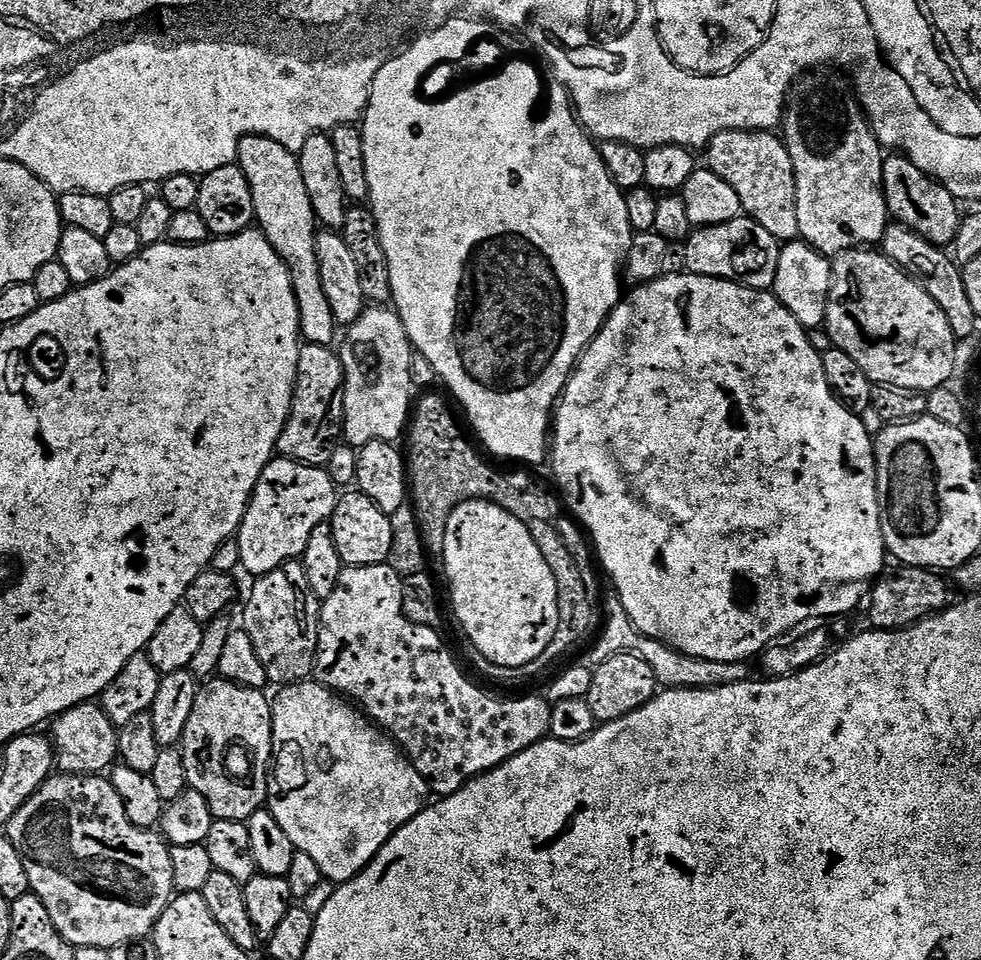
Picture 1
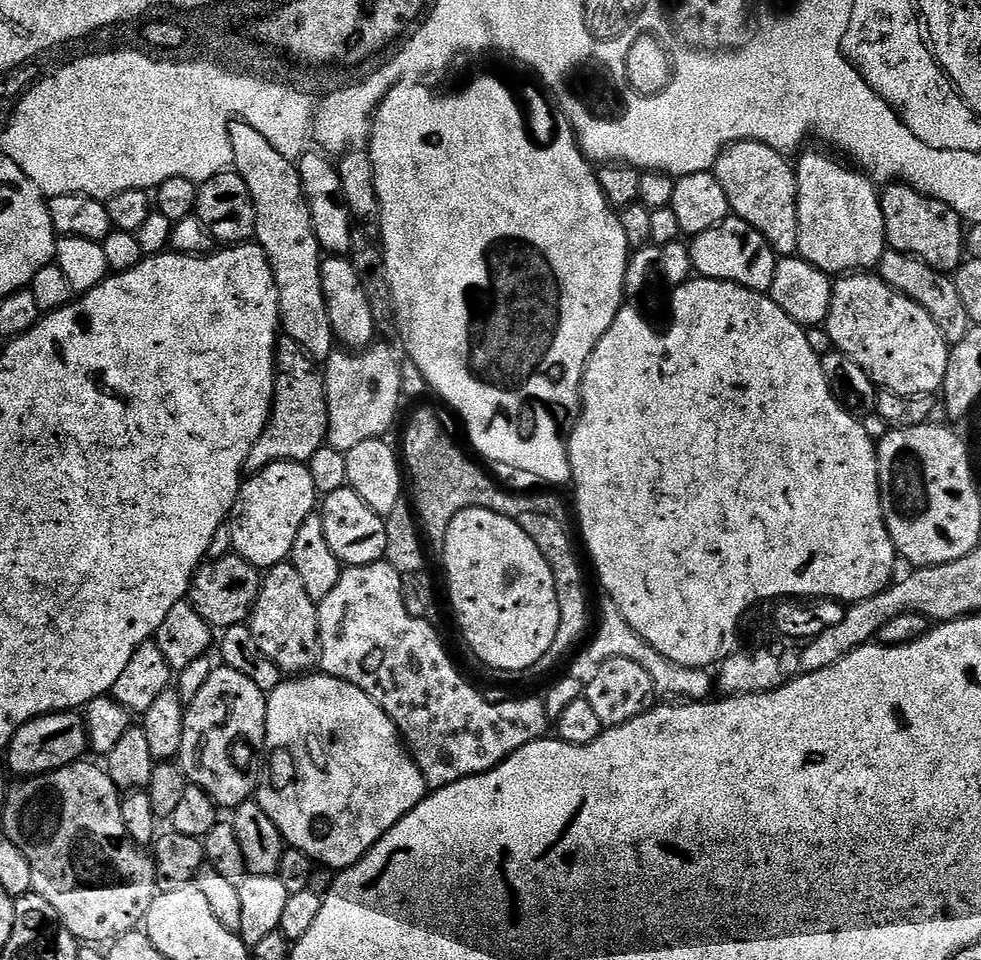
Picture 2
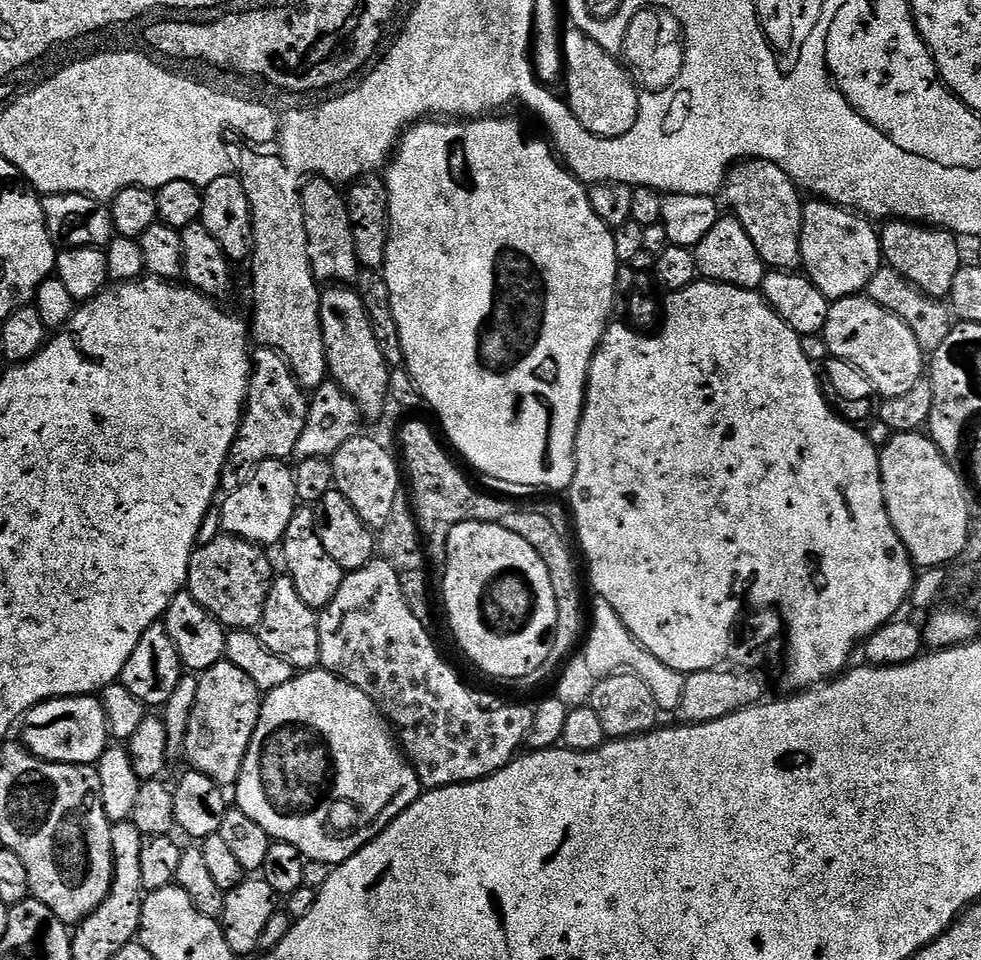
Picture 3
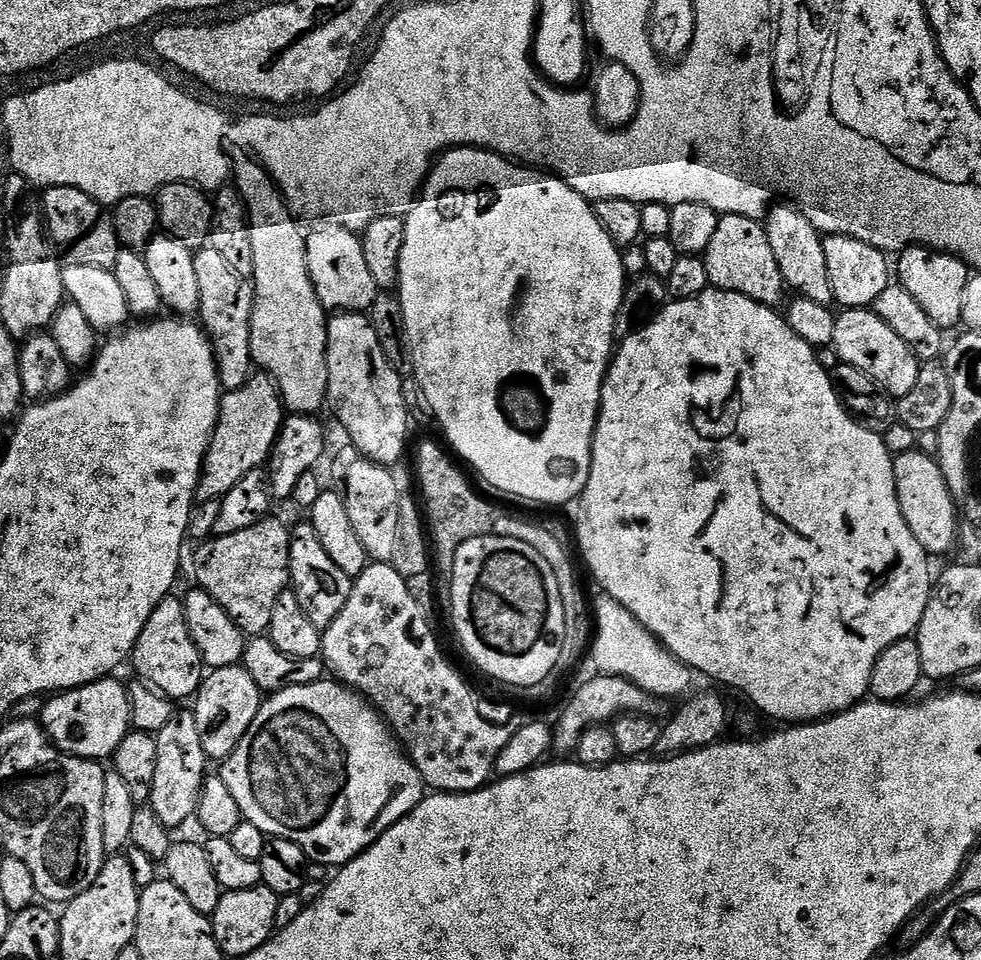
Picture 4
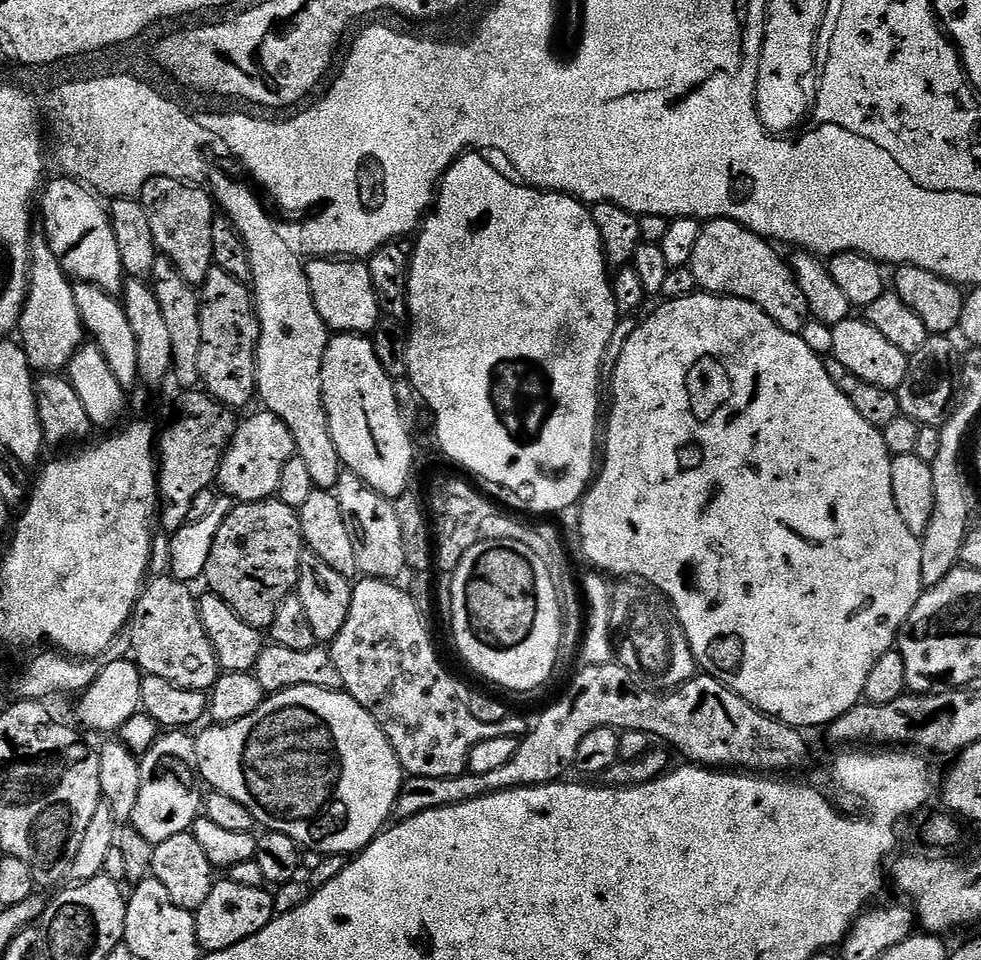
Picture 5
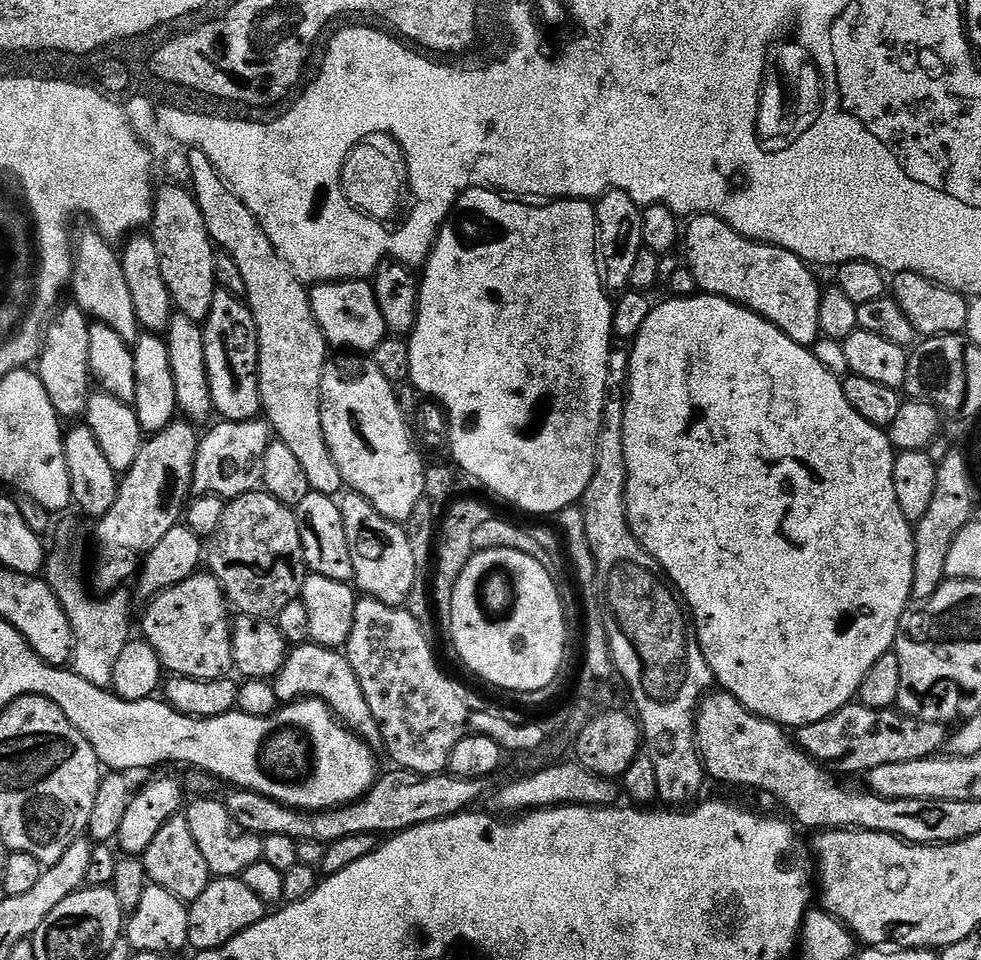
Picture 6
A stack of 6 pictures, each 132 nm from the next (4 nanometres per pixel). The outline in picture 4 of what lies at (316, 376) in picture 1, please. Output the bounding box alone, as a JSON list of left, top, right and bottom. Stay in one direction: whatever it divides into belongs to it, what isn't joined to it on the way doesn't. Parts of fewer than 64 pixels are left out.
[196,371,286,500]

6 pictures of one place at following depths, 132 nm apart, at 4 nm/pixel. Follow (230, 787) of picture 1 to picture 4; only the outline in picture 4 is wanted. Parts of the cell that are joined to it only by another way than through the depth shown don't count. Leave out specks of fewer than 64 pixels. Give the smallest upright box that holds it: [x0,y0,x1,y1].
[194,666,262,762]

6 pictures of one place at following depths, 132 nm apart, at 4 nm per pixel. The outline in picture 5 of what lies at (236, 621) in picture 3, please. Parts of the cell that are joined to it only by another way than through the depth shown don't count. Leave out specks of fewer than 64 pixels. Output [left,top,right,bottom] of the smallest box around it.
[202,498,305,630]

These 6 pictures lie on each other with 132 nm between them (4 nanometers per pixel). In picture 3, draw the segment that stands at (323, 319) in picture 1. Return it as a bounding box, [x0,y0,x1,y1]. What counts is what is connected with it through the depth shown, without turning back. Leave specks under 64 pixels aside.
[238,152,329,390]

